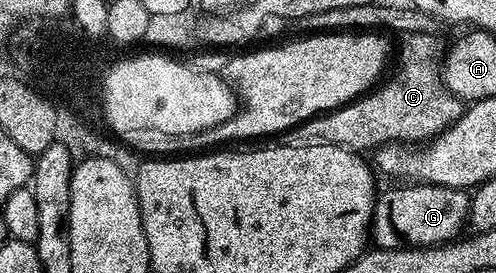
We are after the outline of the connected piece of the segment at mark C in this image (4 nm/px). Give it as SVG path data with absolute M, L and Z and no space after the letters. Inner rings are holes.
M406 32L401 34L398 39L400 40L400 47L398 43L398 50L394 55L394 67L397 67L397 71L394 72L395 70L393 70L391 72L391 75L393 74L392 79L390 75L390 77L385 78L379 86L369 91L368 94L361 95L359 99L352 100L352 102L346 104L346 106L338 108L337 111L329 111L323 115L316 116L314 119L307 119L304 123L299 123L299 125L294 128L294 136L296 135L296 139L294 139L295 146L309 147L315 143L337 143L339 147L346 147L349 151L368 153L375 148L383 147L386 143L407 143L409 145L416 145L421 141L435 139L437 135L444 132L454 121L458 121L458 117L463 113L465 108L465 104L457 99L456 96L450 94L448 88L444 86L442 78L442 43L440 47L440 37L439 34L430 32Z

